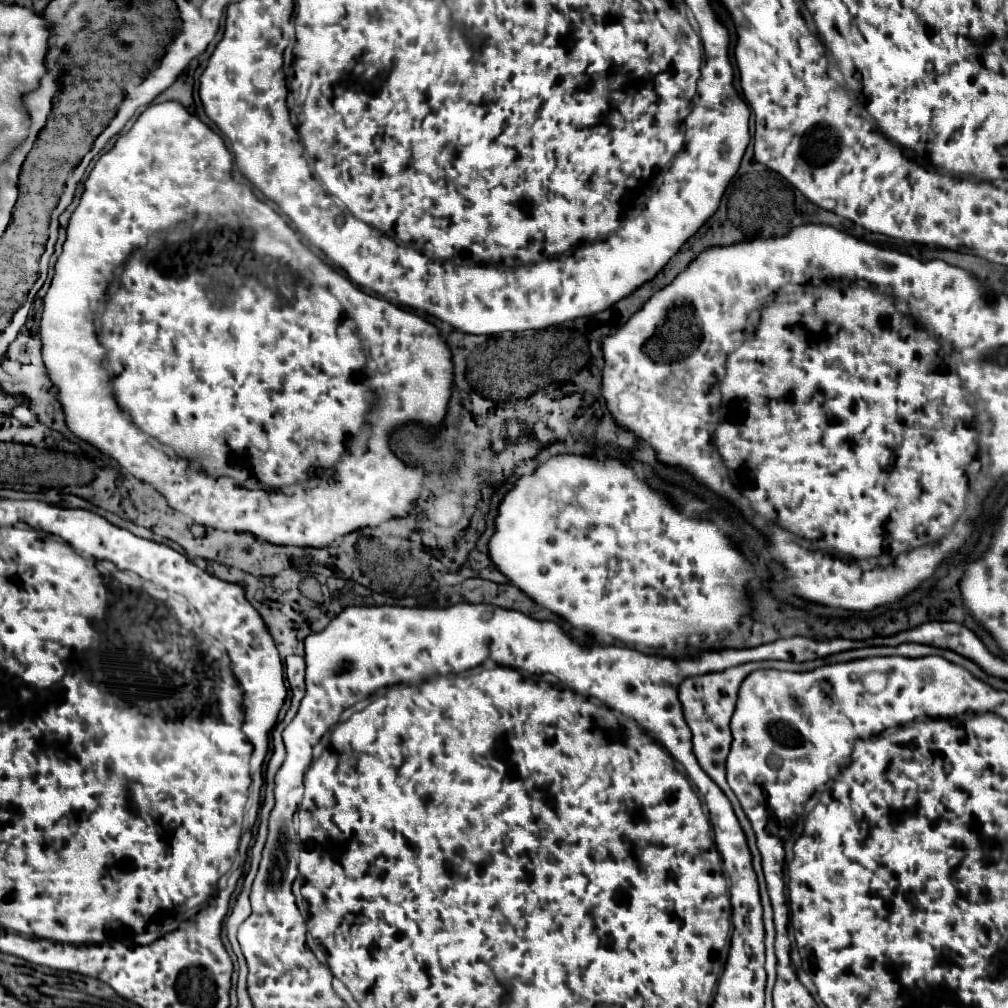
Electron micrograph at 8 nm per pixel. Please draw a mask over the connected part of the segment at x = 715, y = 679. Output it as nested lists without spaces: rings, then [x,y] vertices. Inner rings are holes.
[[[900,644],[896,648],[886,648],[886,646],[876,646],[876,648],[860,648],[860,650],[850,650],[850,652],[842,652],[842,654],[834,654],[834,656],[828,656],[828,658],[820,658],[820,660],[812,660],[812,662],[800,662],[800,664],[794,664],[794,662],[748,662],[748,664],[740,664],[740,666],[734,666],[734,668],[728,668],[724,672],[712,672],[712,674],[702,674],[702,676],[692,676],[692,678],[686,678],[682,684],[680,684],[680,702],[682,702],[682,708],[684,708],[684,718],[692,730],[692,744],[694,744],[694,754],[702,766],[702,770],[726,792],[736,816],[738,816],[738,822],[742,824],[742,830],[748,838],[748,846],[750,846],[750,852],[752,852],[752,858],[754,858],[754,870],[756,874],[760,872],[760,852],[756,848],[756,838],[754,838],[754,830],[750,826],[750,820],[746,818],[746,814],[742,812],[740,808],[740,802],[736,800],[734,792],[730,790],[726,780],[726,759],[728,756],[728,748],[730,748],[730,742],[732,742],[732,736],[730,736],[730,716],[734,712],[734,704],[736,704],[736,694],[738,694],[738,688],[742,684],[742,680],[758,670],[758,668],[776,668],[776,670],[794,670],[794,672],[804,672],[804,670],[814,670],[818,666],[824,666],[824,664],[836,664],[836,662],[850,662],[850,660],[858,660],[858,658],[872,658],[872,656],[906,656],[906,658],[924,658],[924,656],[932,656],[932,654],[940,654],[944,656],[946,660],[954,662],[954,664],[962,664],[964,668],[972,668],[972,670],[980,670],[984,672],[980,666],[976,666],[976,662],[952,652],[952,650],[944,650],[944,648],[936,648],[936,646],[924,646],[924,644]]]

